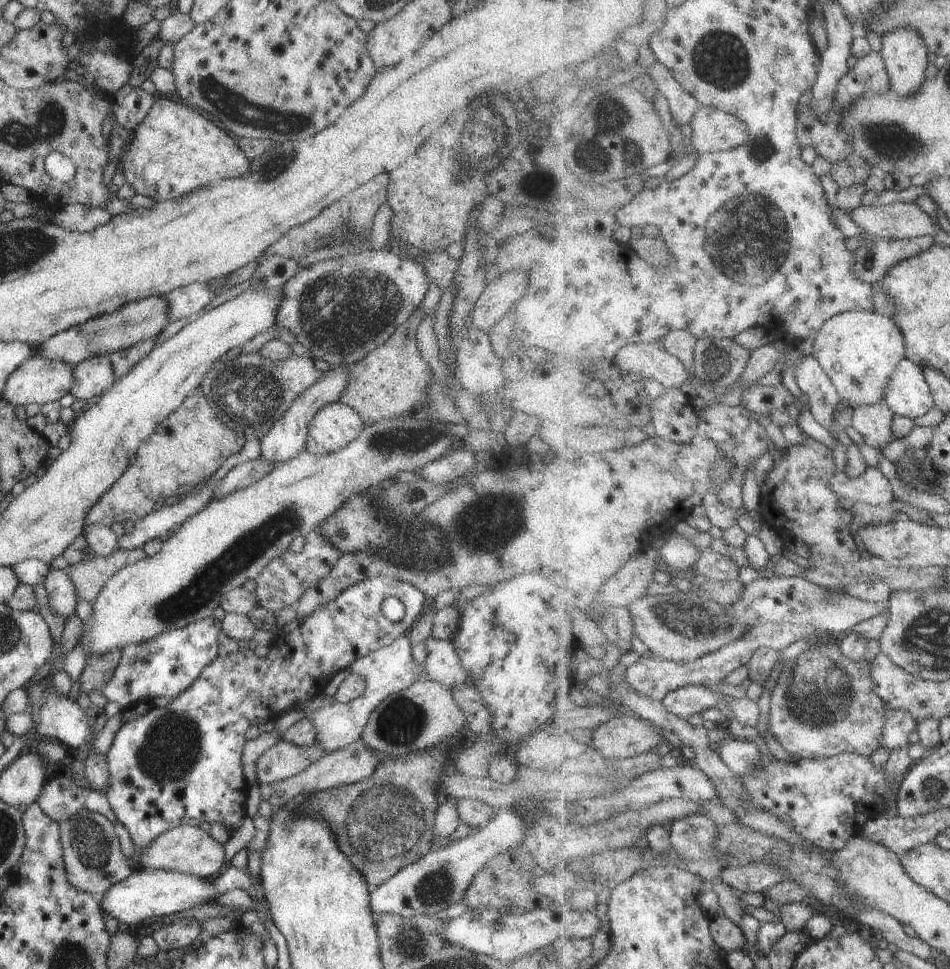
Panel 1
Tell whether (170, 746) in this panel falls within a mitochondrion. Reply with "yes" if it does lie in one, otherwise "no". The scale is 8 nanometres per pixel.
yes

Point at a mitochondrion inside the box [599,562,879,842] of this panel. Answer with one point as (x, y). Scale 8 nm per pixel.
(820, 697)

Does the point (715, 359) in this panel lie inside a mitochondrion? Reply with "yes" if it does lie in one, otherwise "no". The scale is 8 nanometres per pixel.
yes

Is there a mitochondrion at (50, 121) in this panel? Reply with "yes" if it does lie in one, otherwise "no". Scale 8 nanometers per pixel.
yes

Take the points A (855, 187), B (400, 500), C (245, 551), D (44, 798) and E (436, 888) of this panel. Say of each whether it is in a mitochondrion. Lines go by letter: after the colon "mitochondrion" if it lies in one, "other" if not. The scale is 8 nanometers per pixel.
A: other
B: mitochondrion
C: mitochondrion
D: other
E: mitochondrion

